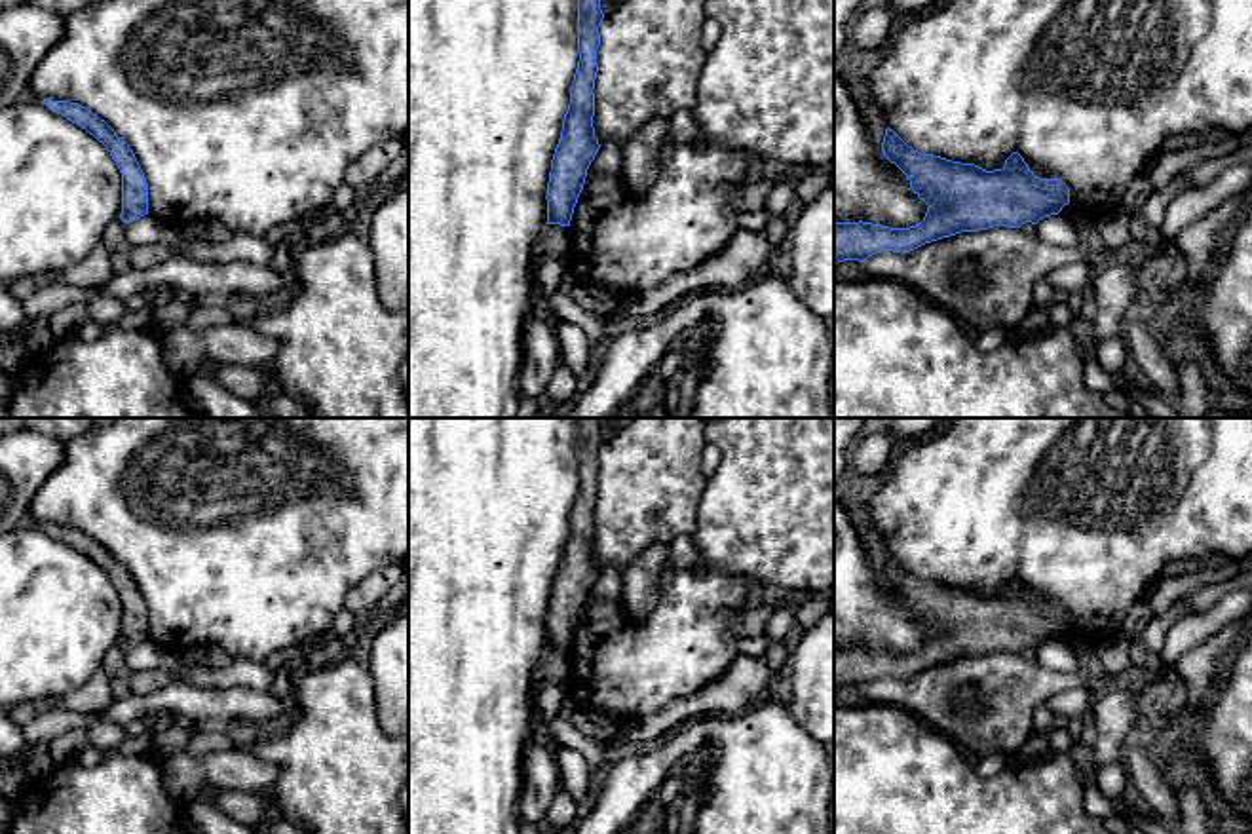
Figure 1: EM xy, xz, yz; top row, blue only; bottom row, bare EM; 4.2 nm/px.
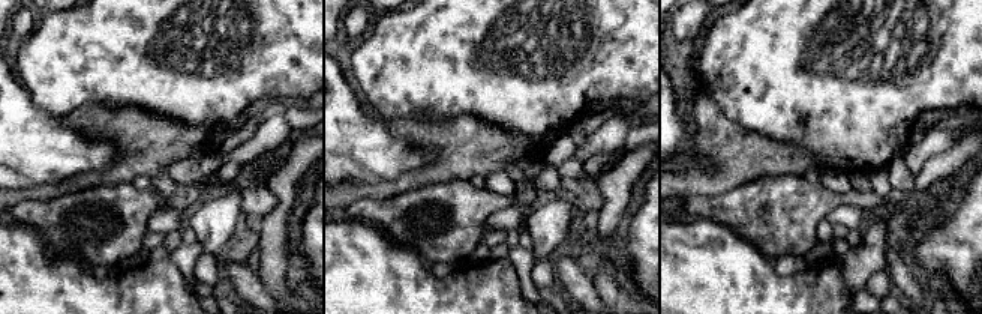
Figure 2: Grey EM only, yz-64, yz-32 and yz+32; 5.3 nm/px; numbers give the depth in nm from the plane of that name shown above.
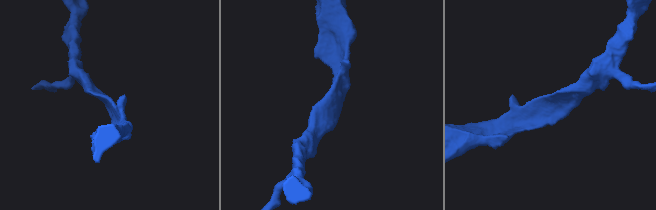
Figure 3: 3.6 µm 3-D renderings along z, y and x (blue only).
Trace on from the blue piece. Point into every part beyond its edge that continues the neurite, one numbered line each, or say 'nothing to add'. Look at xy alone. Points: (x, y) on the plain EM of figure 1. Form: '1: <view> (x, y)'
nothing to add

